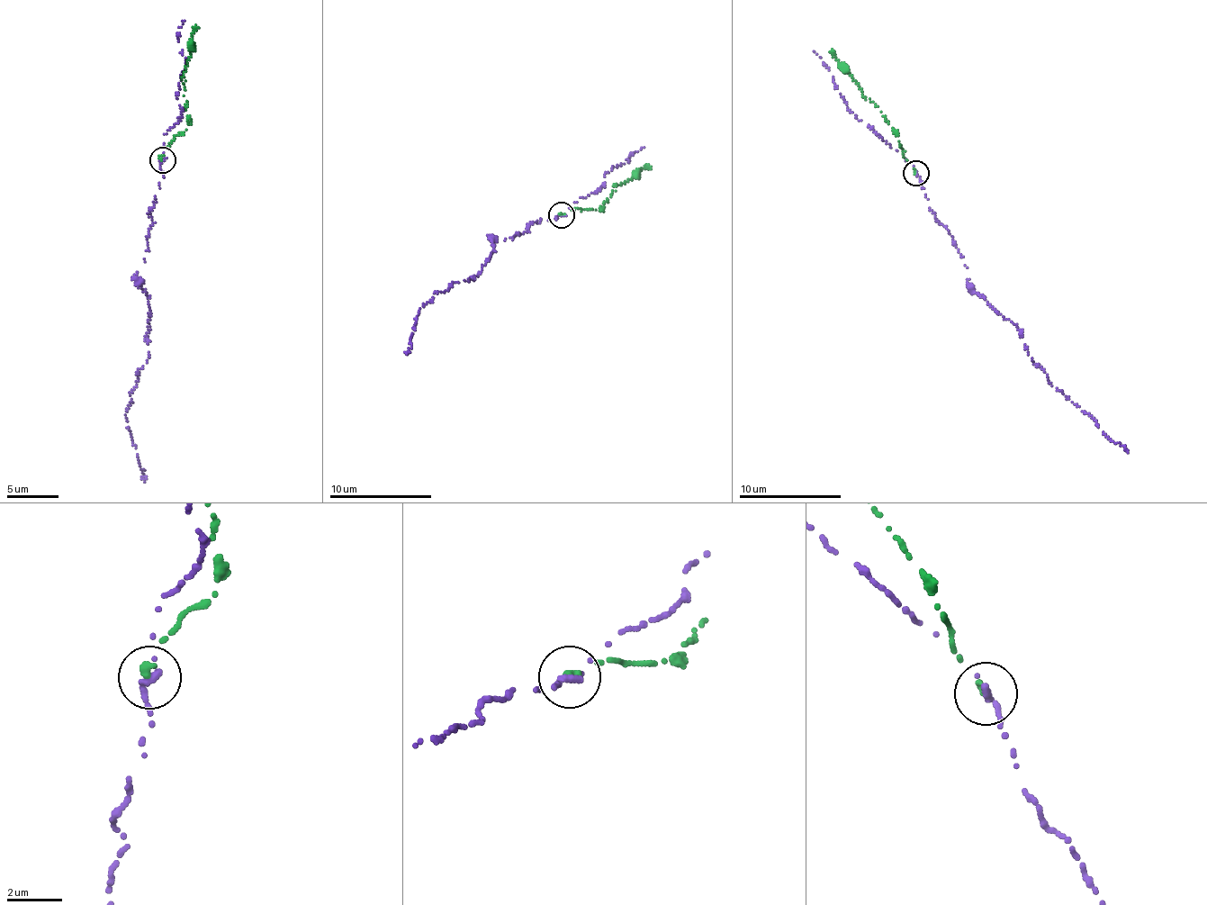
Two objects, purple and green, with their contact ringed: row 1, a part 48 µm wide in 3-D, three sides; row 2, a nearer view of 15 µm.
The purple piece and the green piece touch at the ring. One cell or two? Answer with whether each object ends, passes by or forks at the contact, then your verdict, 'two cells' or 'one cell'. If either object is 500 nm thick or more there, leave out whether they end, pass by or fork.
purple ends there; green ends there; two cells

